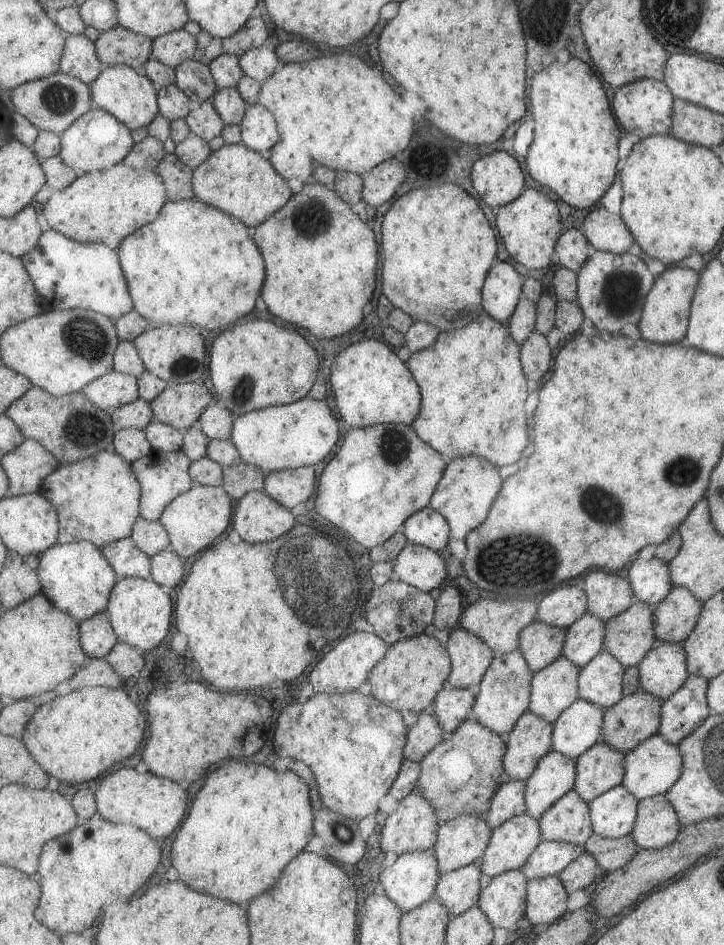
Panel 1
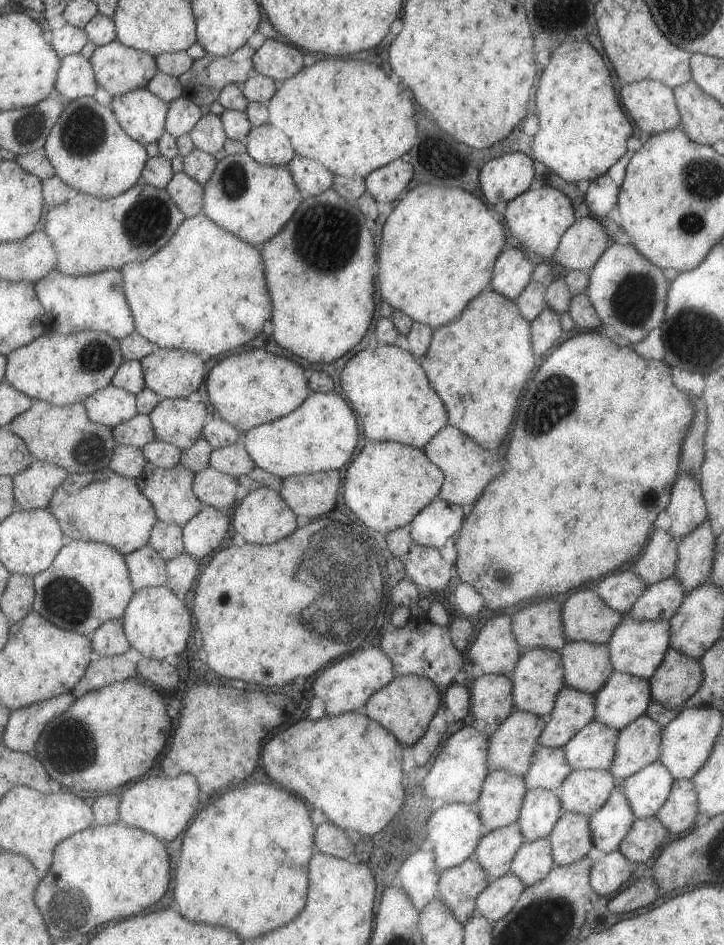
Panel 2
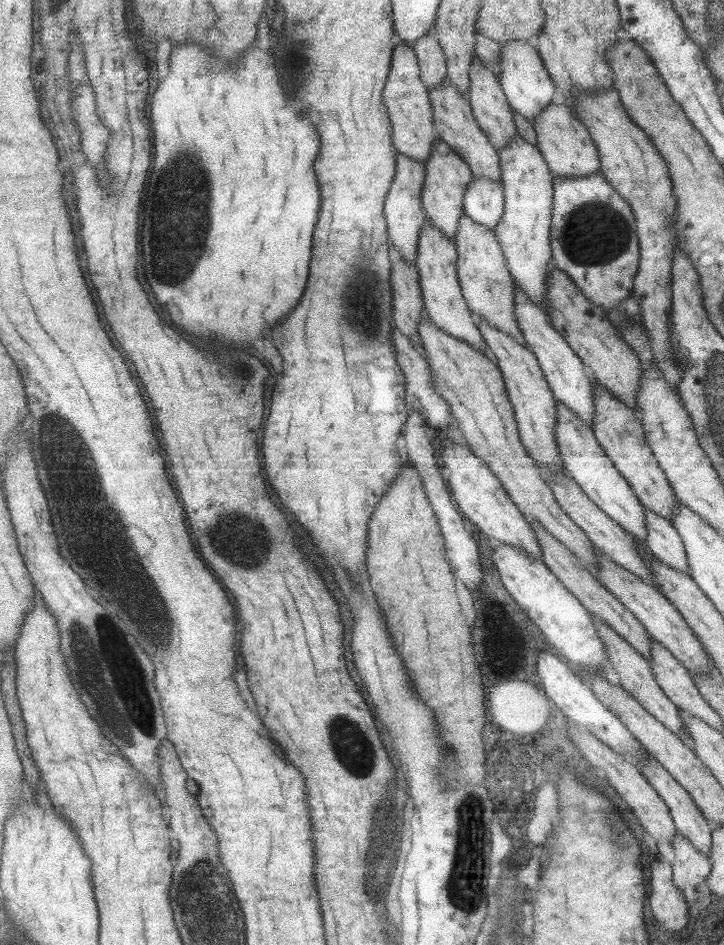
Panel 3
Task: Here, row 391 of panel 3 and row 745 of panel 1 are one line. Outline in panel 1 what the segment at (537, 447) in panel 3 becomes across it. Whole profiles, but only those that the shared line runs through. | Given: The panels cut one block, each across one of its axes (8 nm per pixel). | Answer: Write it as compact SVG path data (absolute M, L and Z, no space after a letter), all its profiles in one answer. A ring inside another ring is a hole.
M529 709L510 732L504 766L507 779L528 781L539 761L554 750L553 722Z

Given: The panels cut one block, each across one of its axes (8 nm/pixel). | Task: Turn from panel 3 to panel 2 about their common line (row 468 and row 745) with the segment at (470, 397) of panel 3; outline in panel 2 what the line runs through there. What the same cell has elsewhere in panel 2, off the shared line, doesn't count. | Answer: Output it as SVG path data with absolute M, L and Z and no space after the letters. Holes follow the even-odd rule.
M517 710L513 713L505 724L492 736L490 748L490 766L492 769L507 769L512 773L523 775L531 770L535 755L541 748L541 737L548 725L548 719L541 715Z

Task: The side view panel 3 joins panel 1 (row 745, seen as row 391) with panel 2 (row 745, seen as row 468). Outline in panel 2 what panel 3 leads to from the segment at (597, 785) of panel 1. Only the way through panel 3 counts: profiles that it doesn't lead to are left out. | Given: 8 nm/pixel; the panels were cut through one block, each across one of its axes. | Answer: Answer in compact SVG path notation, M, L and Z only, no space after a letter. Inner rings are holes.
M647 713L637 717L629 725L619 731L617 753L609 768L615 780L624 779L633 773L639 772L644 766L658 760L659 749L662 741L663 726L660 722L651 718Z

